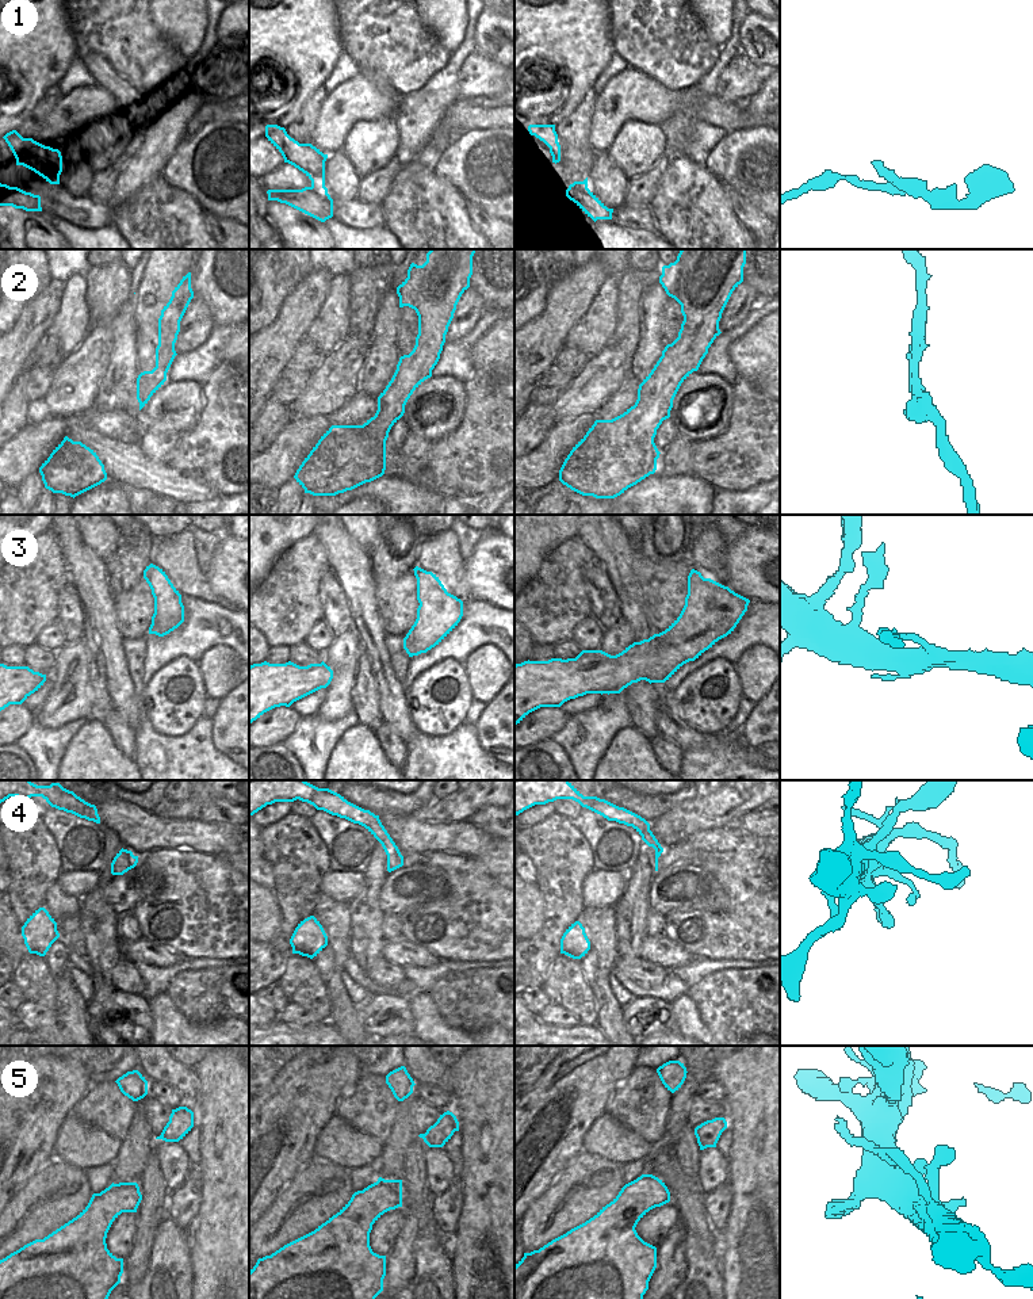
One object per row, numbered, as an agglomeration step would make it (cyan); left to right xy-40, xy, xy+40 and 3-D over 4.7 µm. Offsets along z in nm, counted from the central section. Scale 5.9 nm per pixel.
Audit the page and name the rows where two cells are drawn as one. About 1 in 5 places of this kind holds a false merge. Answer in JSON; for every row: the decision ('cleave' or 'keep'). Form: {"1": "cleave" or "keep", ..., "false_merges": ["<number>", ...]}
{"1": "cleave", "2": "keep", "3": "keep", "4": "keep", "5": "keep", "false_merges": ["1"]}

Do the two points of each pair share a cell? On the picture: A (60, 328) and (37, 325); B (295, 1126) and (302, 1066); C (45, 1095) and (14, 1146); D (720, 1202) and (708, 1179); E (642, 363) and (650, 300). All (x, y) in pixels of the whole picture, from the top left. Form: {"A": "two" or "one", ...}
{"A": "two", "B": "one", "C": "one", "D": "two", "E": "one"}

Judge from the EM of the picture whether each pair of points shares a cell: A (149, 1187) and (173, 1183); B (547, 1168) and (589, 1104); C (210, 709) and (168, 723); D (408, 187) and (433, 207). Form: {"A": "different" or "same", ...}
{"A": "different", "B": "same", "C": "different", "D": "same"}

